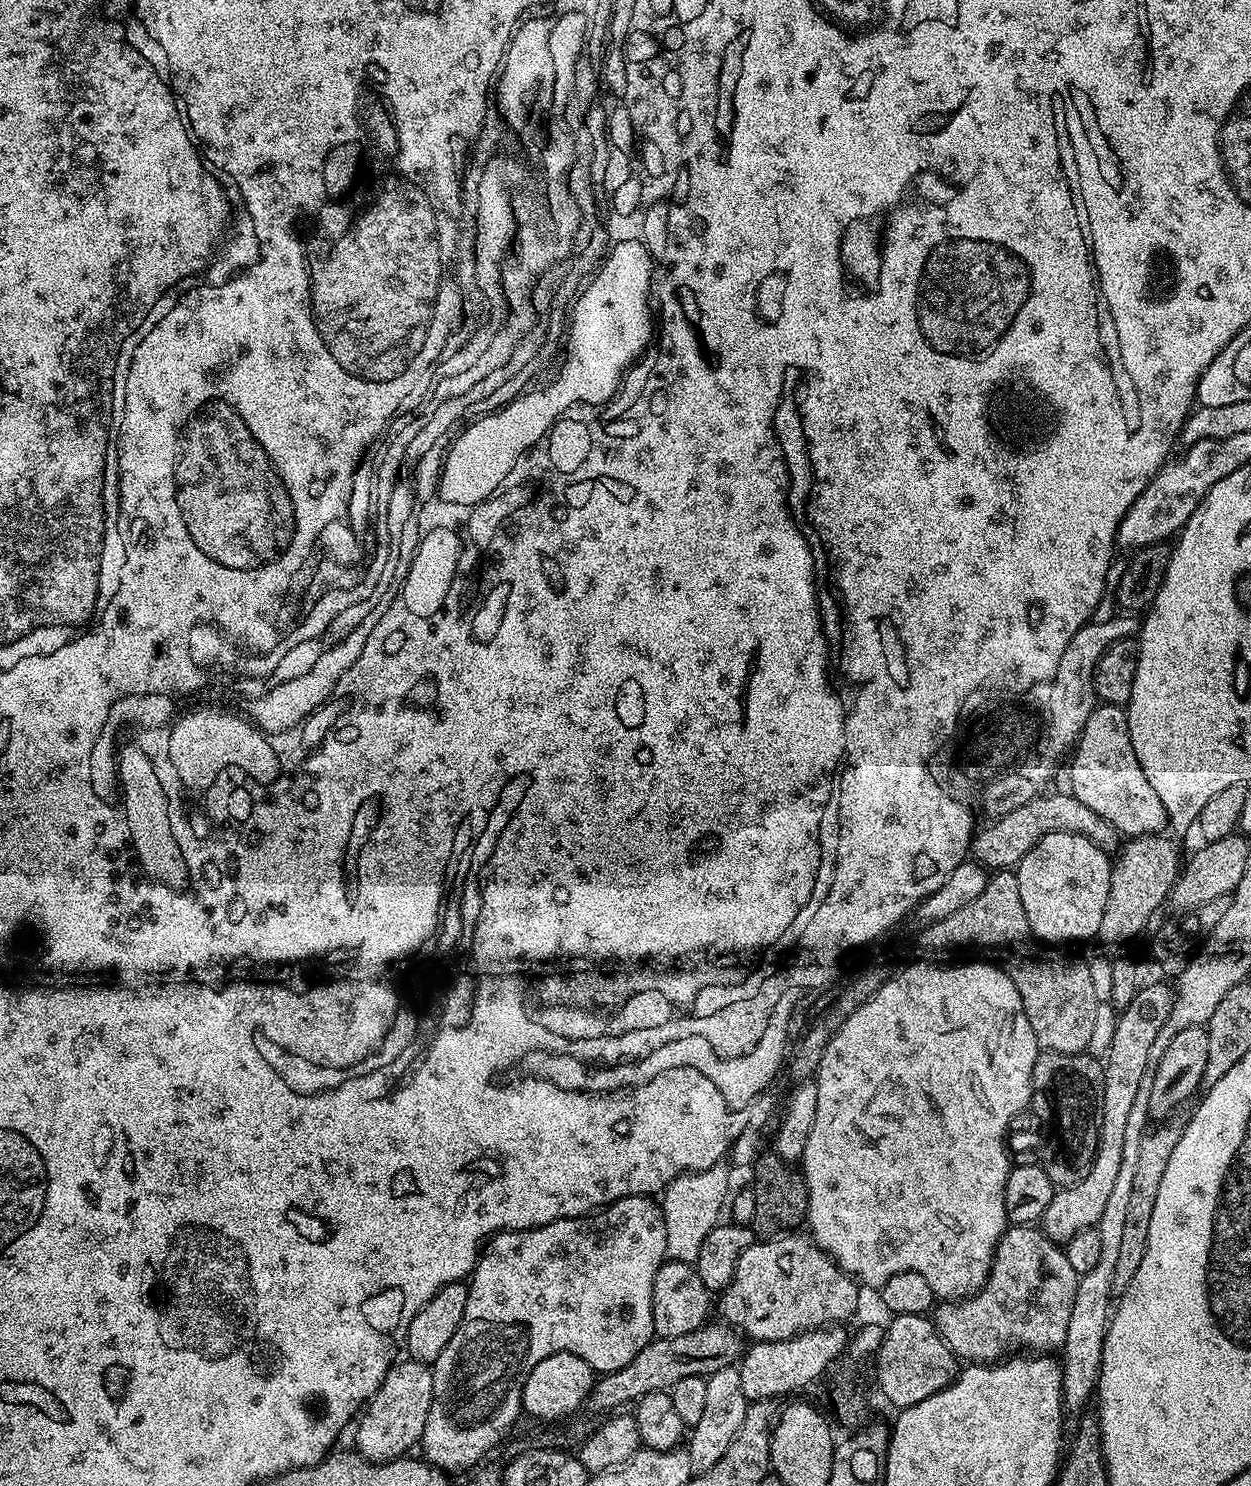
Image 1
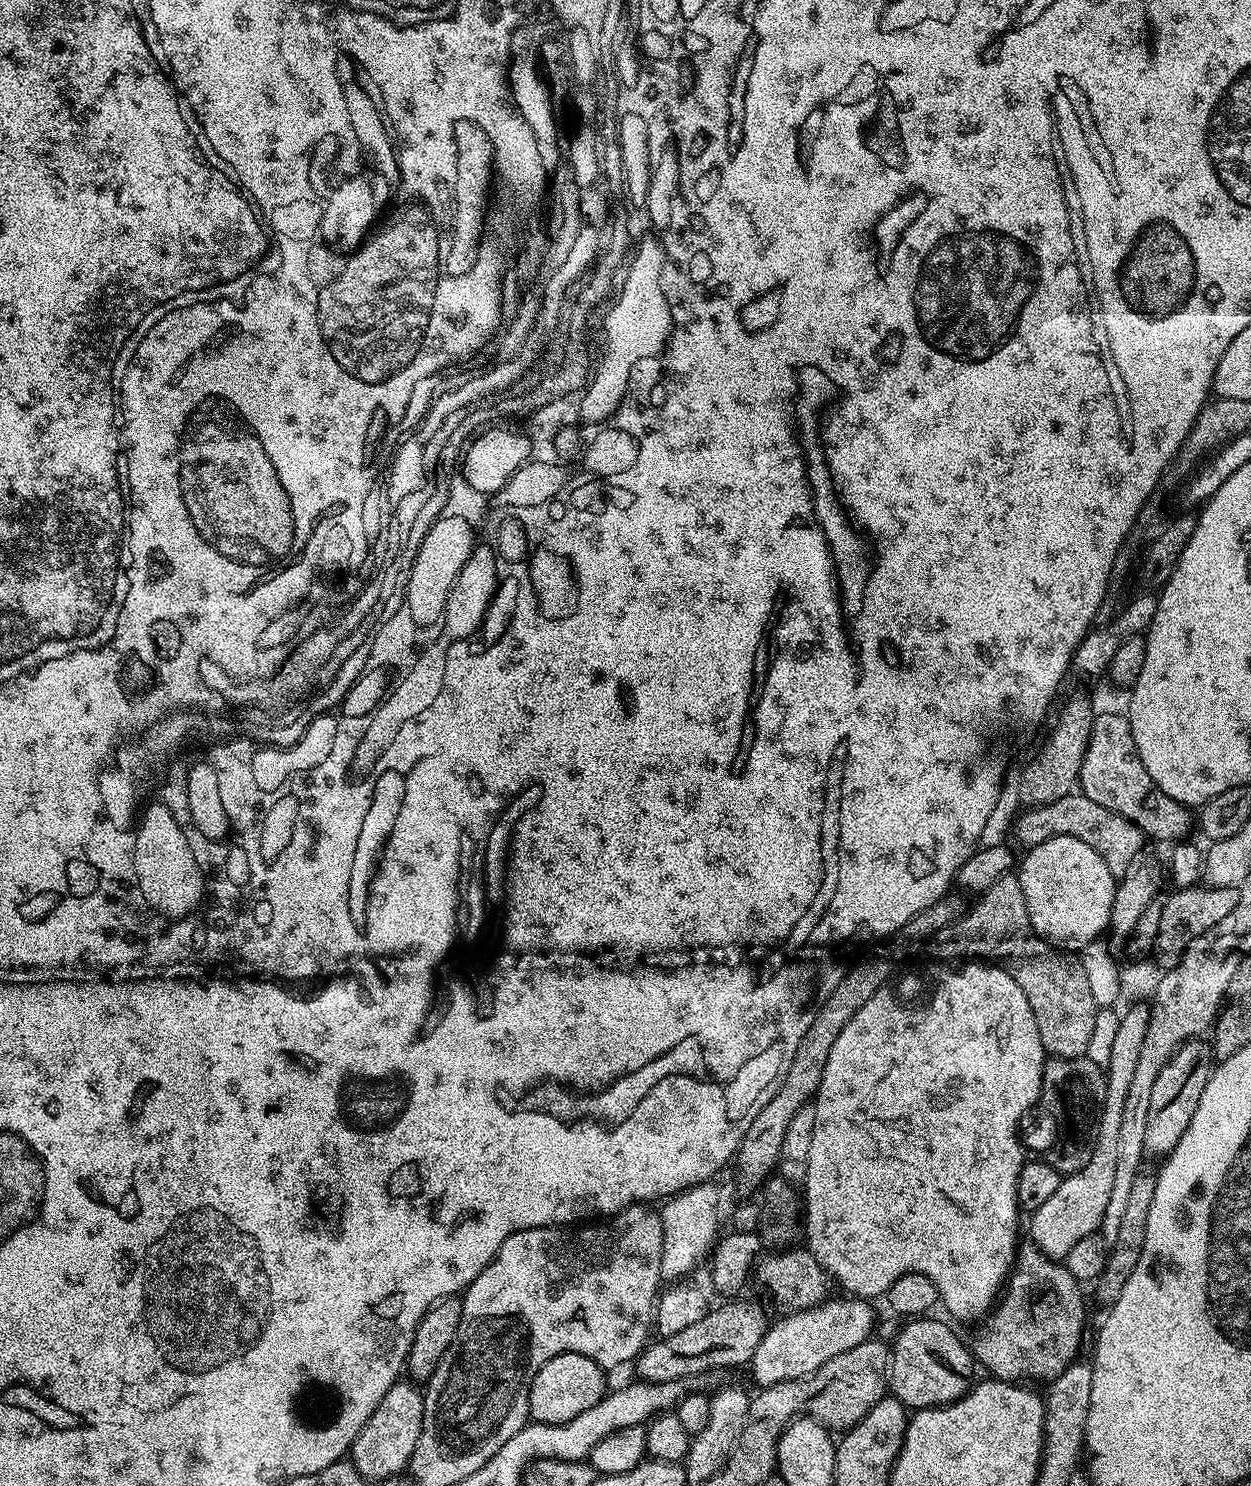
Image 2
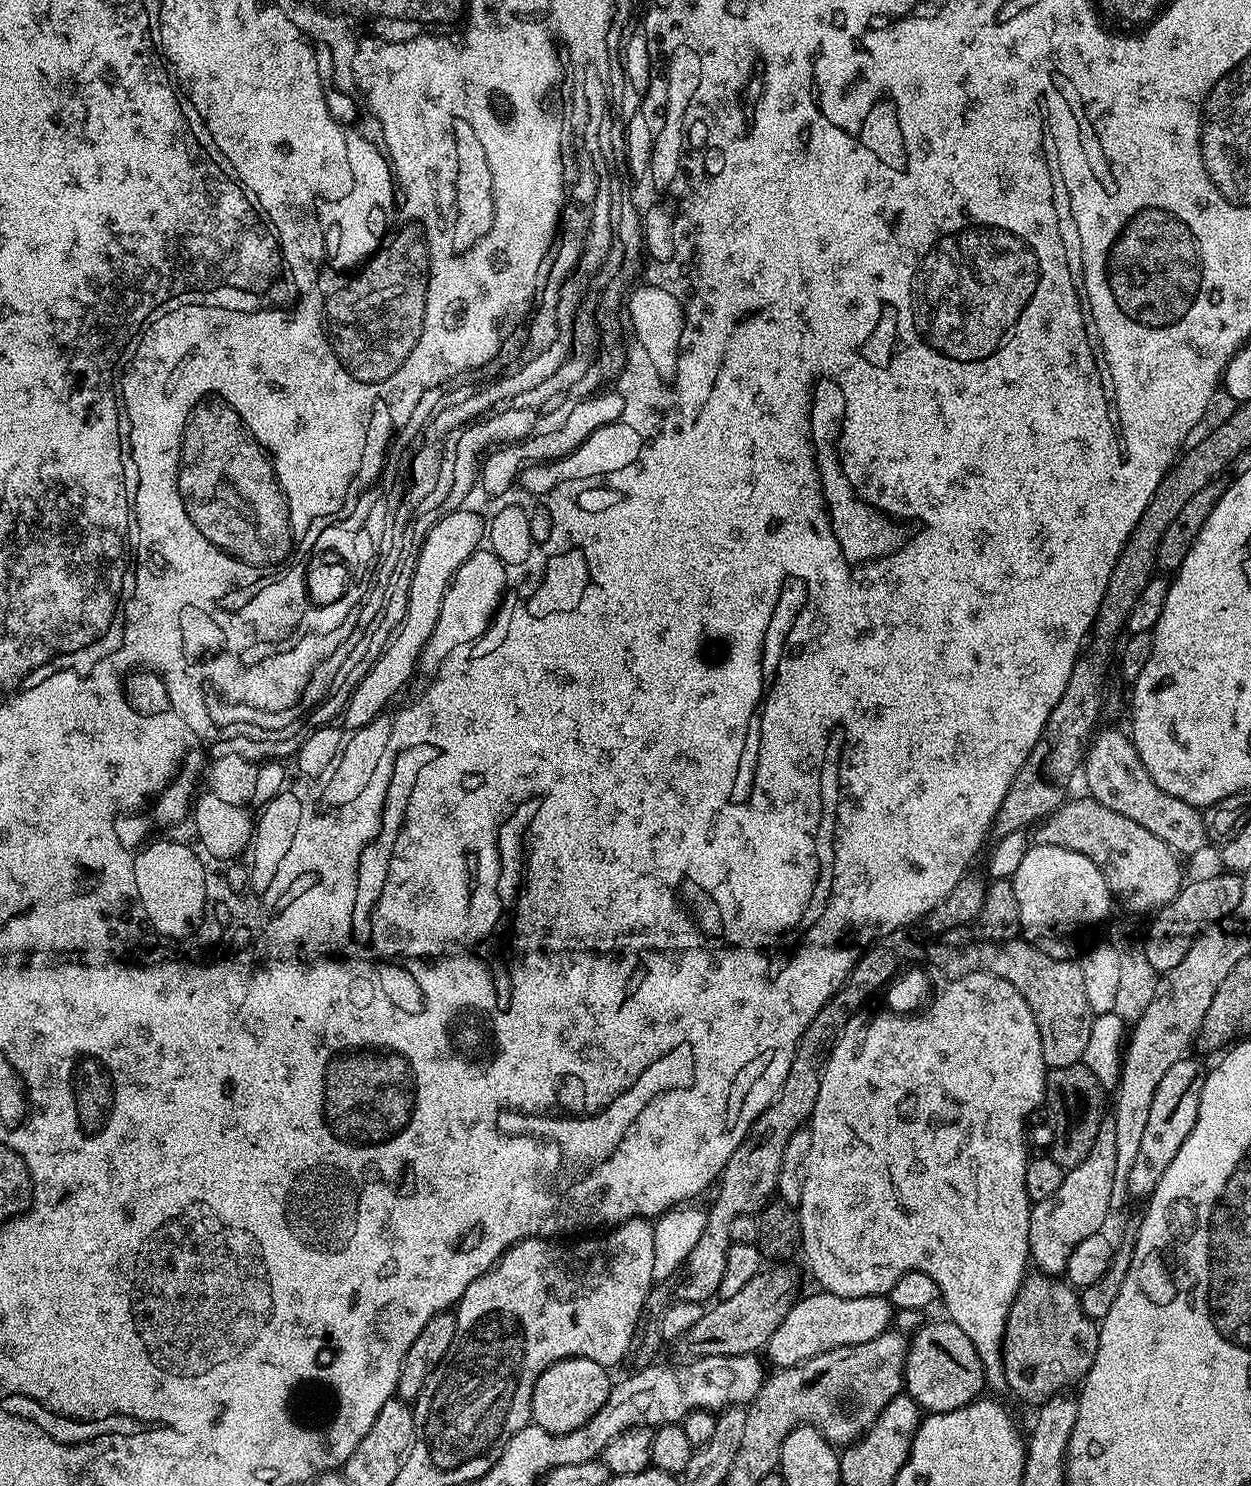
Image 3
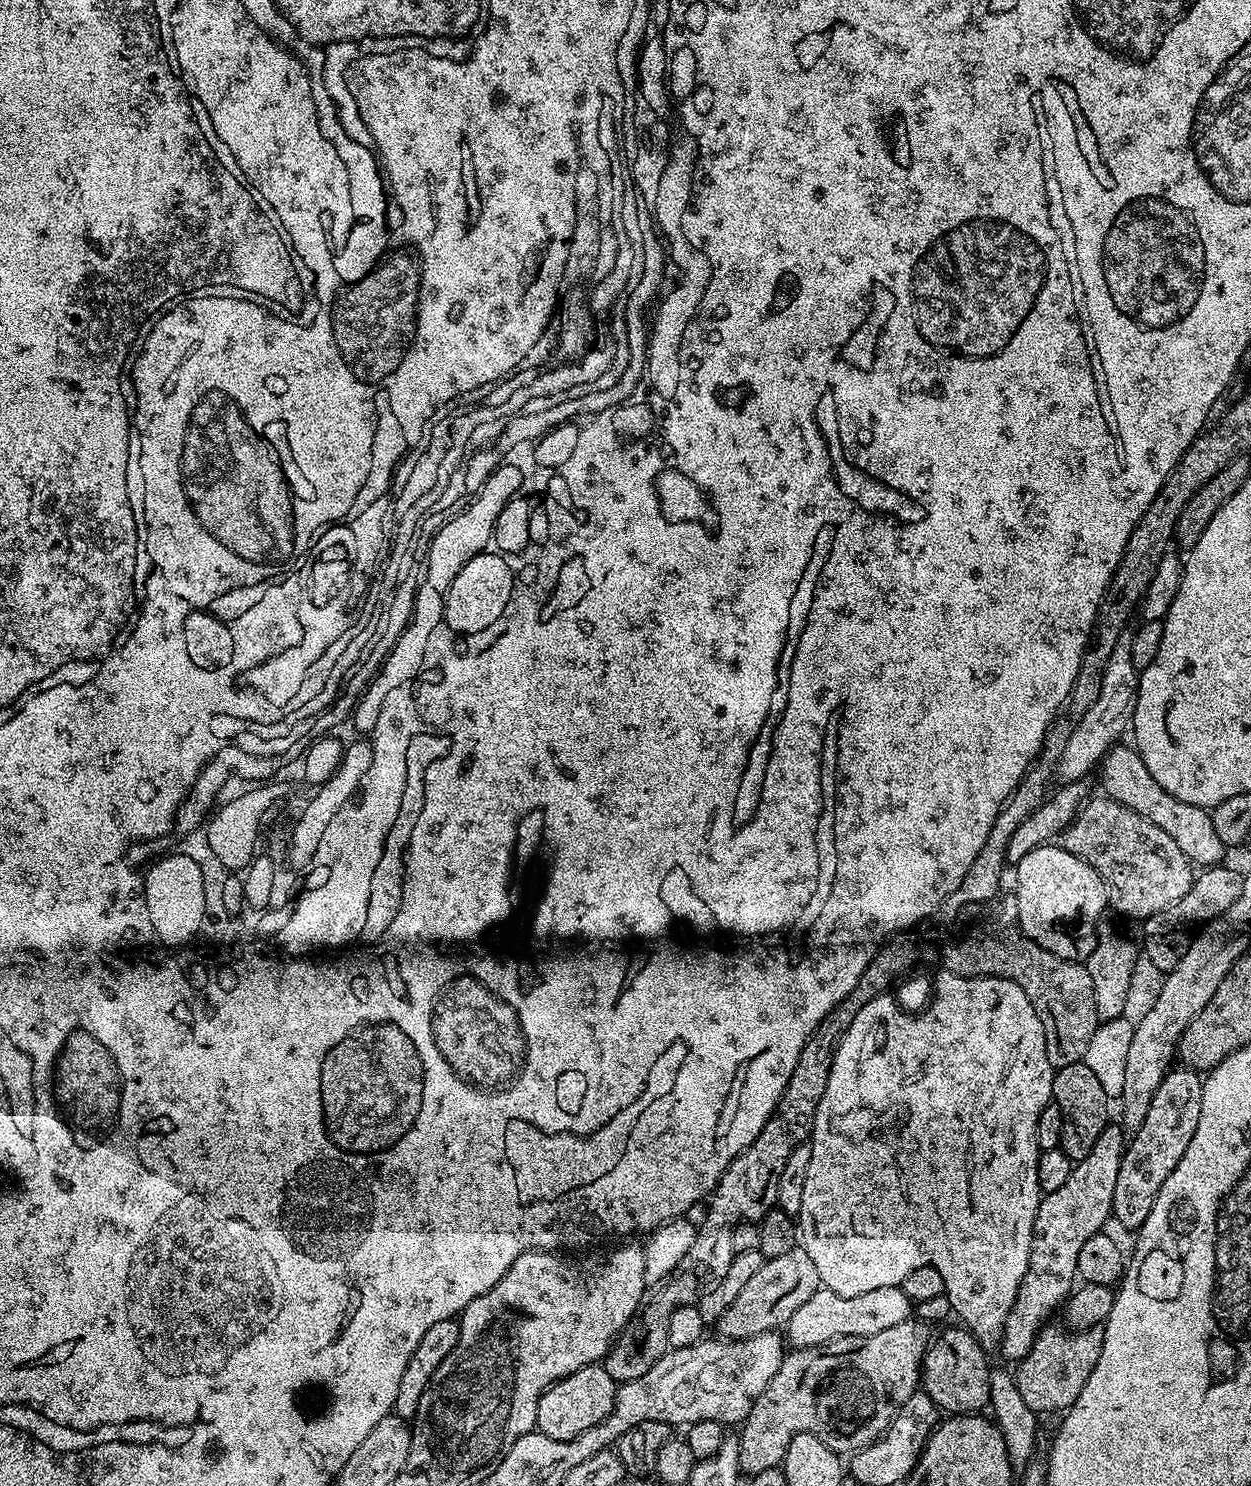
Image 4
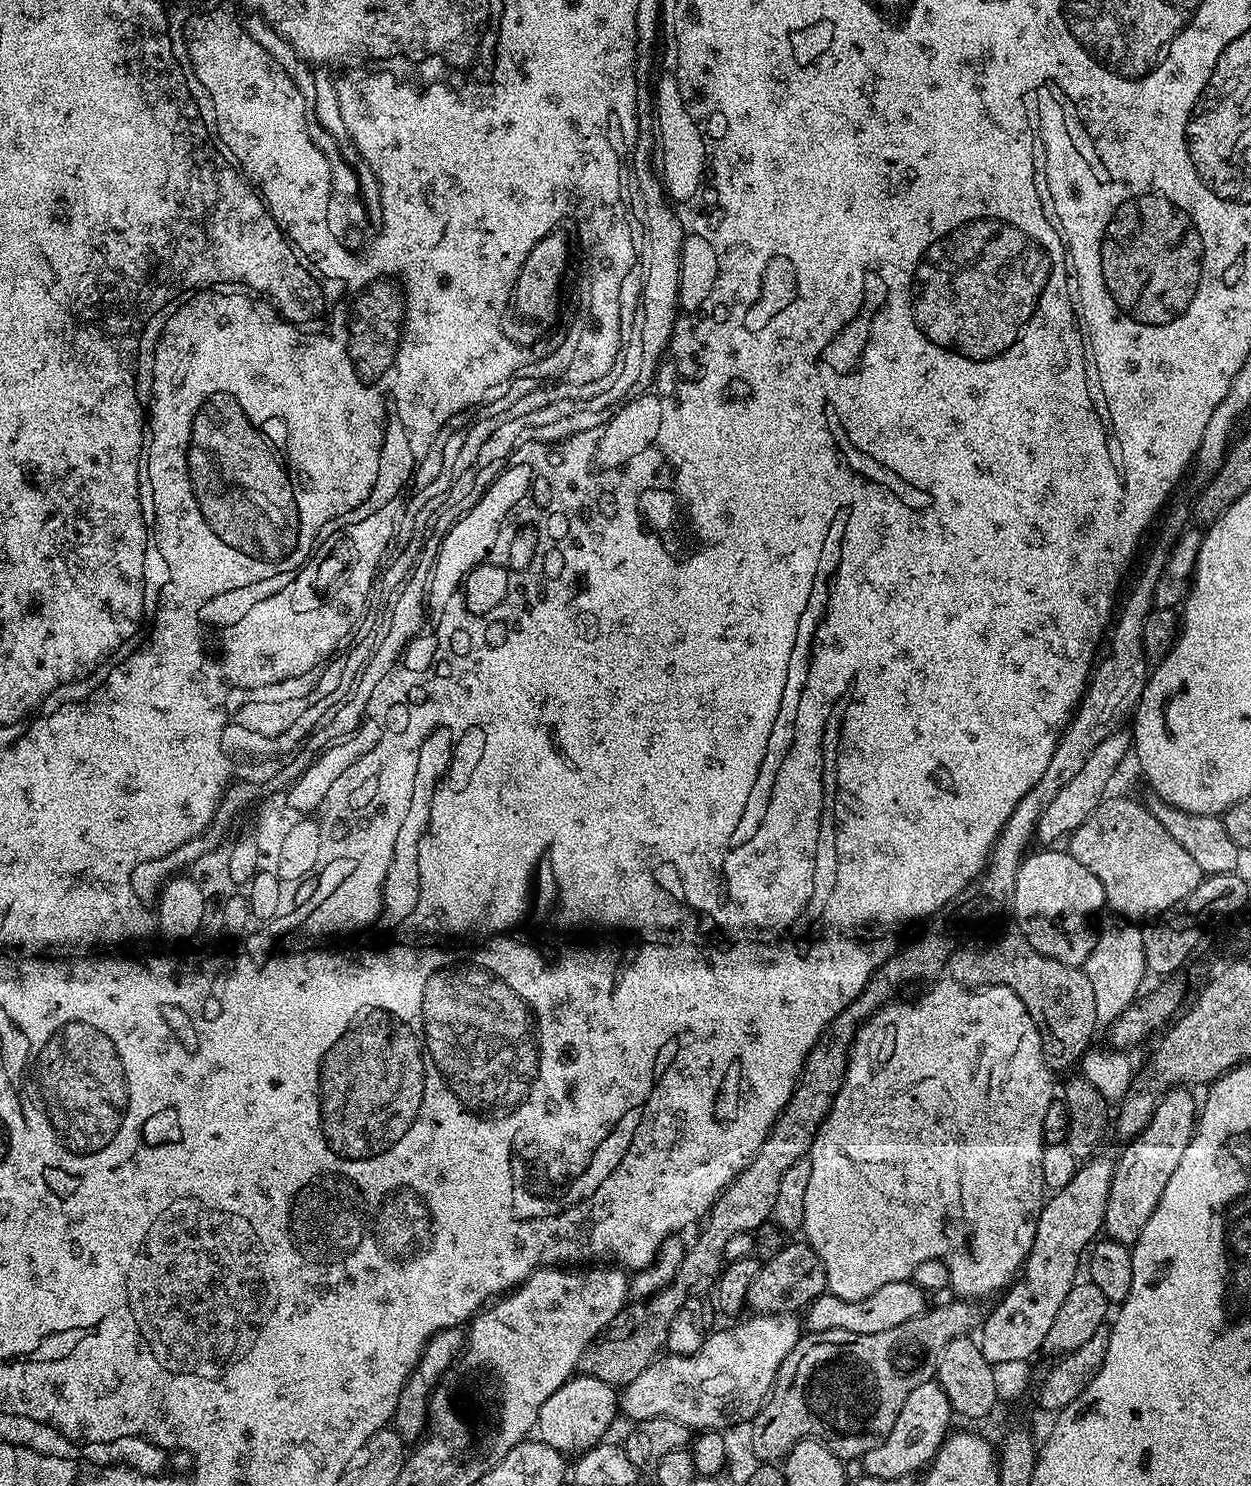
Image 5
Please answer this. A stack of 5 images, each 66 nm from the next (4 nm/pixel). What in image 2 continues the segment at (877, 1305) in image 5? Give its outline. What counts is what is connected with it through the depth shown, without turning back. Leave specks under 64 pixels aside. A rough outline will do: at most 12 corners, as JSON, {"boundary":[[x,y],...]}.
{"boundary":[[829,1298],[769,1323],[757,1385],[808,1376],[869,1339],[864,1298]]}

